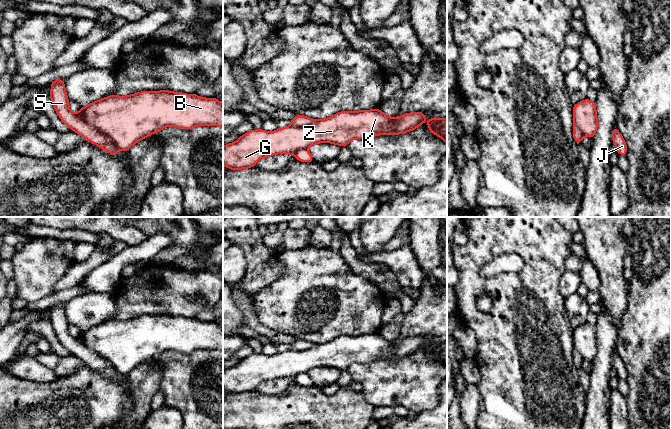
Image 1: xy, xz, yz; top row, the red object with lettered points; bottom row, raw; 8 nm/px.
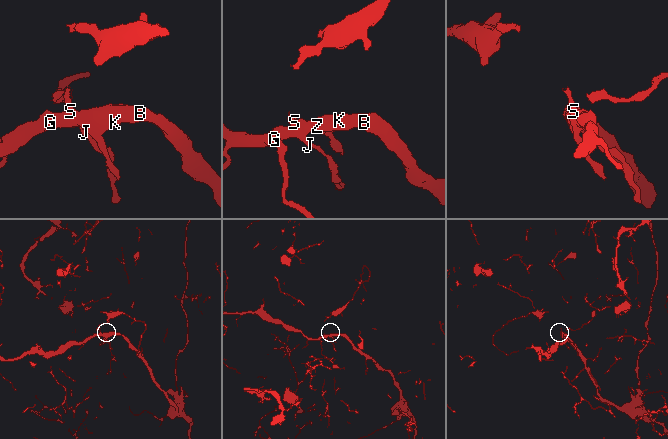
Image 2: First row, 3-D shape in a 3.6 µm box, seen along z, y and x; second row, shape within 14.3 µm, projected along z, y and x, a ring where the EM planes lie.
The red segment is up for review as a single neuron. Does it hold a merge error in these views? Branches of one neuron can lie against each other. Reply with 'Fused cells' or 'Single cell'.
Fused cells

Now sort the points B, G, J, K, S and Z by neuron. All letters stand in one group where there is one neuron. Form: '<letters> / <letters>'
B G K Z / J S

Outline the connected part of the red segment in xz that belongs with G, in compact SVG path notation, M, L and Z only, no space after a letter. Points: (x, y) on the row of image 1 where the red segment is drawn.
M376 108L340 111L303 127L288 126L273 132L253 129L237 141L223 146L223 165L232 170L247 169L255 167L262 158L275 154L294 155L298 150L322 142L344 147L354 139L405 134L425 123L425 118L423 112L412 112L396 119Z

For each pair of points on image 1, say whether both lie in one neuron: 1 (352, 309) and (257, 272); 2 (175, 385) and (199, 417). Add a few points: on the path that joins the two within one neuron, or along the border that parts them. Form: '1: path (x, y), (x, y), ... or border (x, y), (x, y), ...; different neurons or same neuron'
1: border (279, 256), (282, 273), (269, 285), (256, 292); different neurons
2: path (183, 393), (195, 405), (195, 409); same neuron

